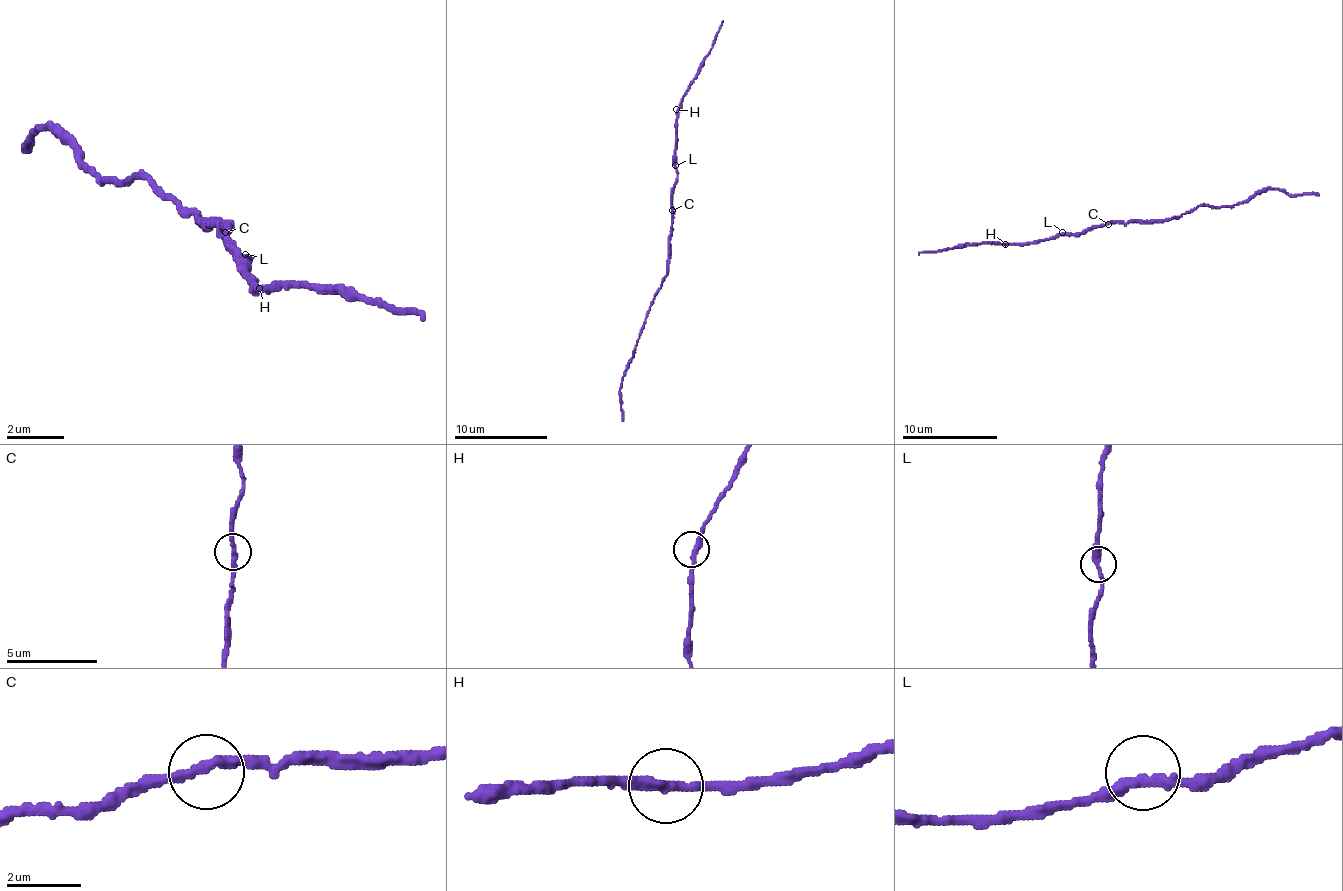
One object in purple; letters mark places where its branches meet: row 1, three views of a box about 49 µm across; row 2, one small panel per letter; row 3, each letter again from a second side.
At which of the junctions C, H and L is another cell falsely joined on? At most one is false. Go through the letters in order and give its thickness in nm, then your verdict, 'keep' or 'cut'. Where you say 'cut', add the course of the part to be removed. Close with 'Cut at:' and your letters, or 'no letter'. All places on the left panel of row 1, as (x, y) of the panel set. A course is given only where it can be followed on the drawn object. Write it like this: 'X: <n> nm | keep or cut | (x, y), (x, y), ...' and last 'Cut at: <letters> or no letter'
C: 280 nm | keep
H: 280 nm | keep
L: 280 nm | keep
Cut at: no letter

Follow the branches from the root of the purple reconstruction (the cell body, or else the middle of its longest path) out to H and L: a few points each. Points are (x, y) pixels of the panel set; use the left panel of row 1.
H: (224, 227), (228, 226), (232, 247), (251, 261), (245, 261), (255, 288), (259, 288)
L: (224, 227), (228, 226), (232, 247), (251, 261), (245, 254)

